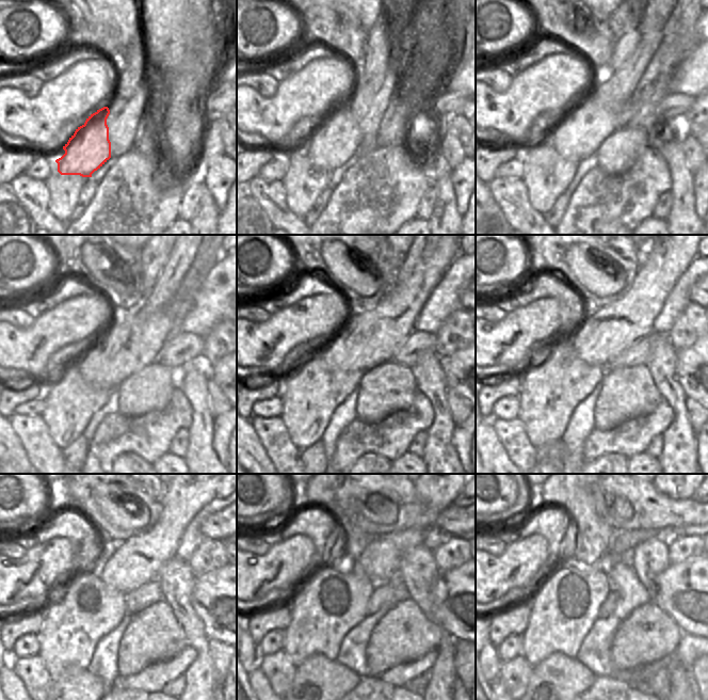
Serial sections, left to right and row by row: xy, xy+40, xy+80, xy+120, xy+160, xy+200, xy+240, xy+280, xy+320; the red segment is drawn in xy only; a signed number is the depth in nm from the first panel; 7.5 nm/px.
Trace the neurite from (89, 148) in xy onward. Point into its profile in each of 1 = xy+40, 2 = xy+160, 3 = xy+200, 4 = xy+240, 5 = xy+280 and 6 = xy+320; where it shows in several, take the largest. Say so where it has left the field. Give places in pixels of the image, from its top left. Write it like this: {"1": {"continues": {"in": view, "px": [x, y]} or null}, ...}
{"1": {"continues": {"in": "xy+40", "px": [338, 137]}}, "2": {"continues": {"in": "xy+160", "px": [367, 339]}}, "3": {"continues": {"in": "xy+200", "px": [608, 331]}}, "4": {"continues": {"in": "xy+240", "px": [137, 561]}}, "5": {"continues": {"in": "xy+280", "px": [380, 561]}}, "6": {"continues": {"in": "xy+320", "px": [675, 495]}}}

